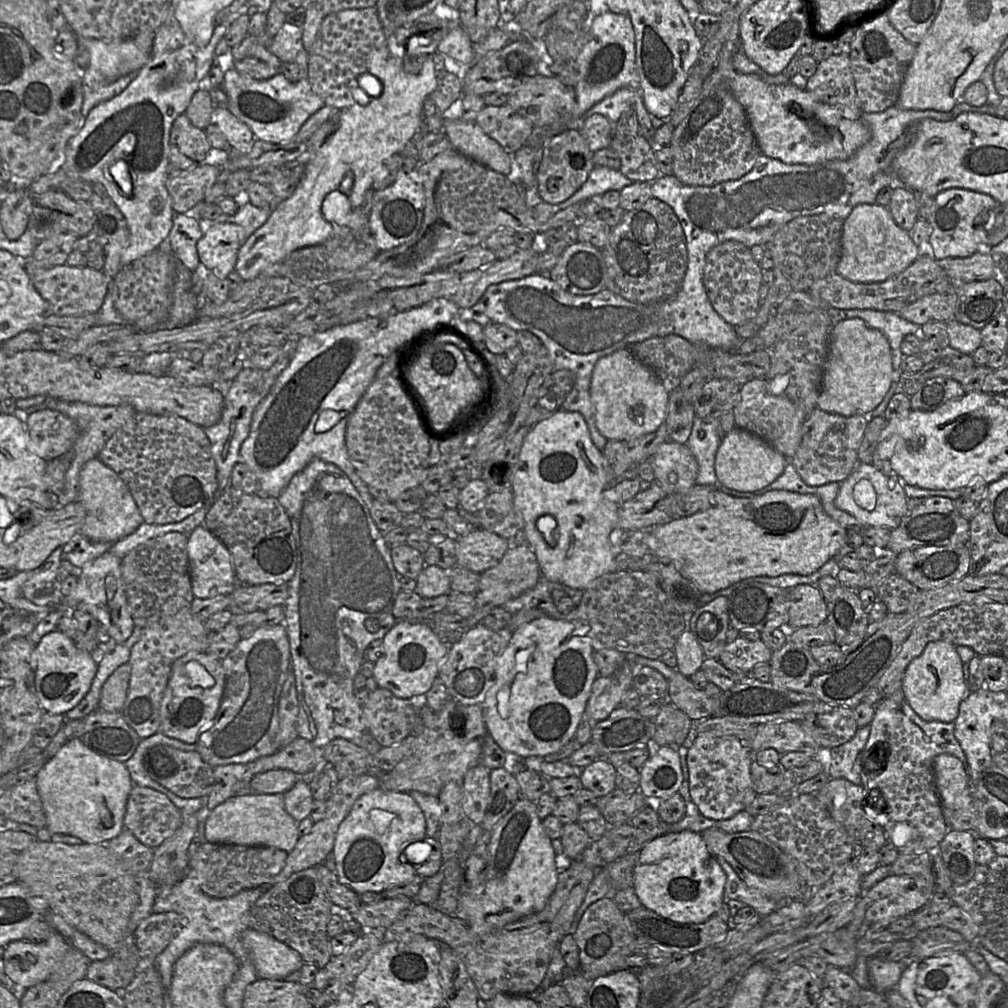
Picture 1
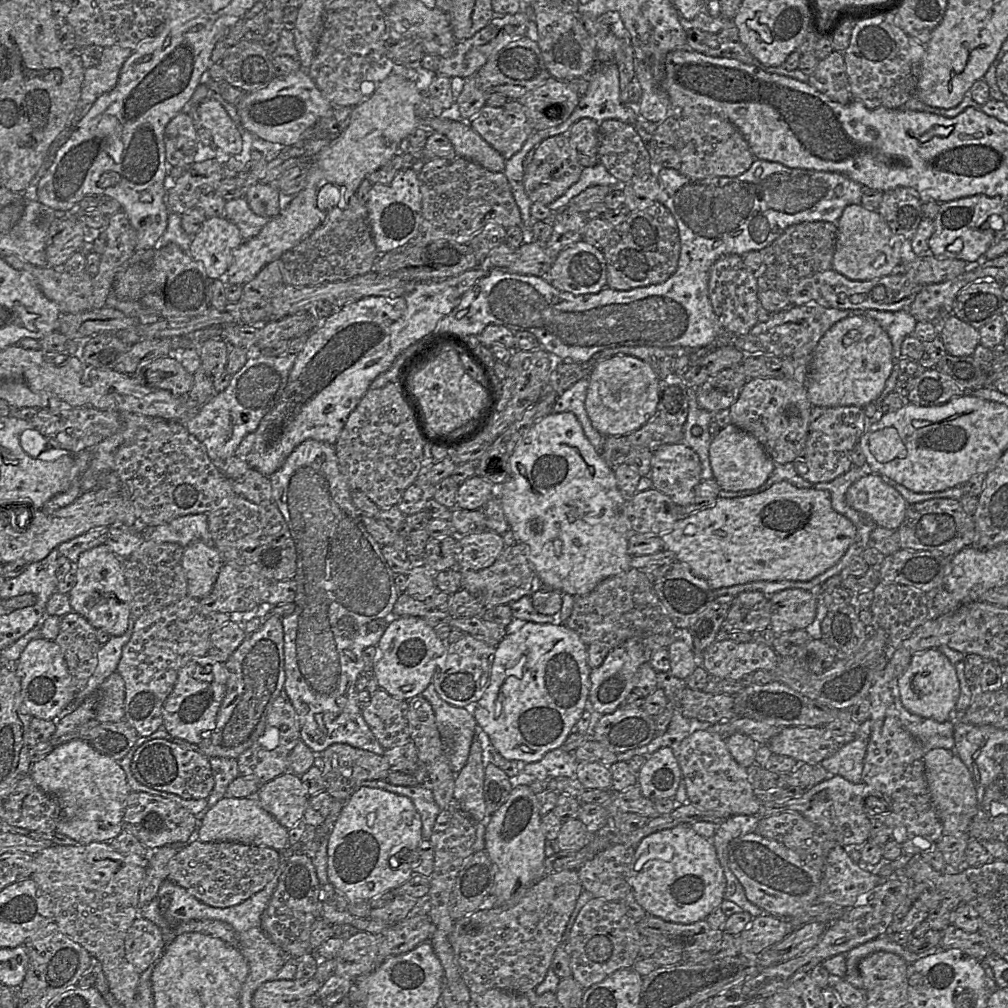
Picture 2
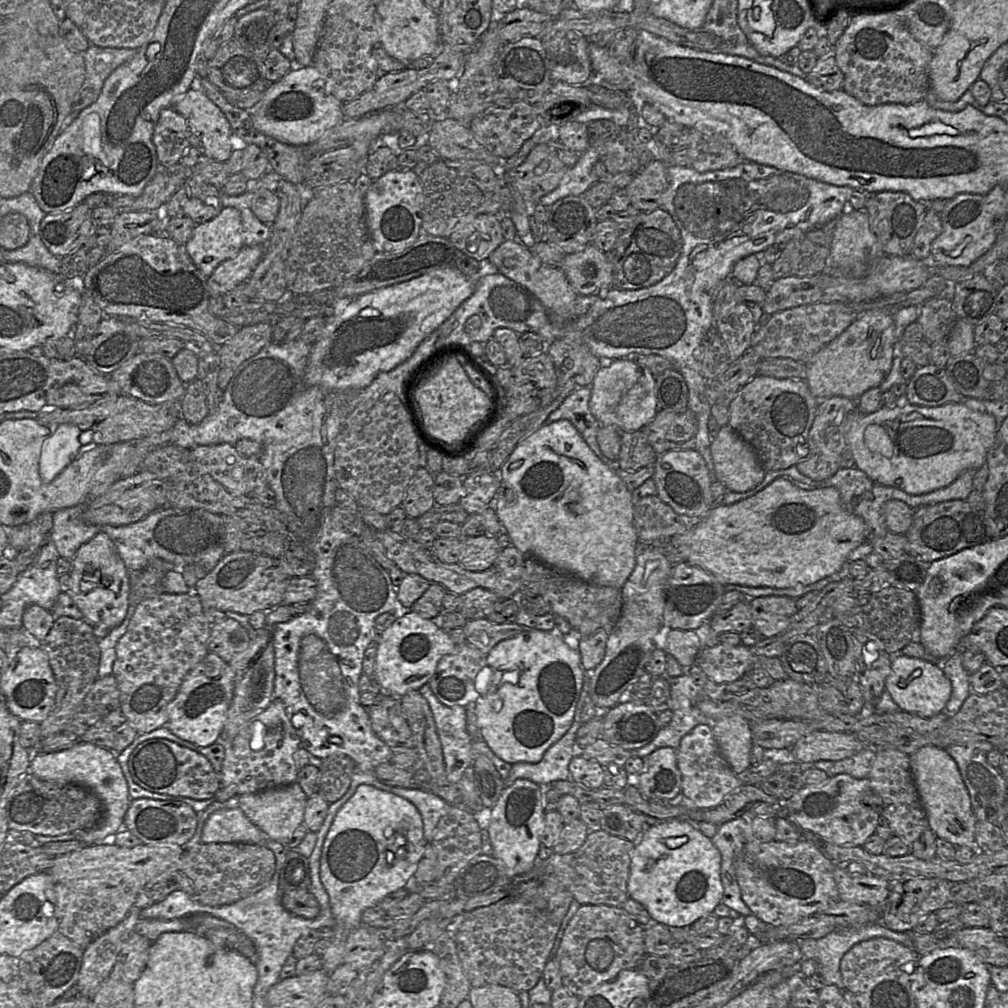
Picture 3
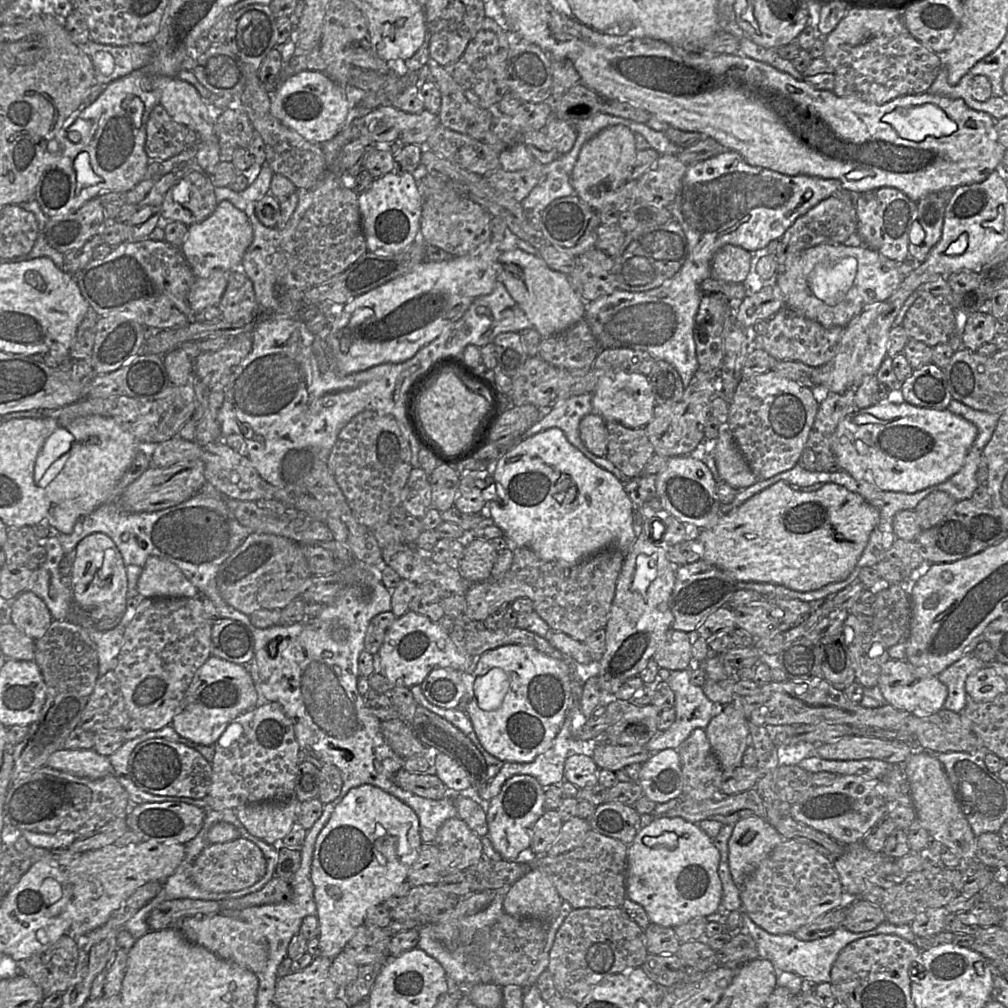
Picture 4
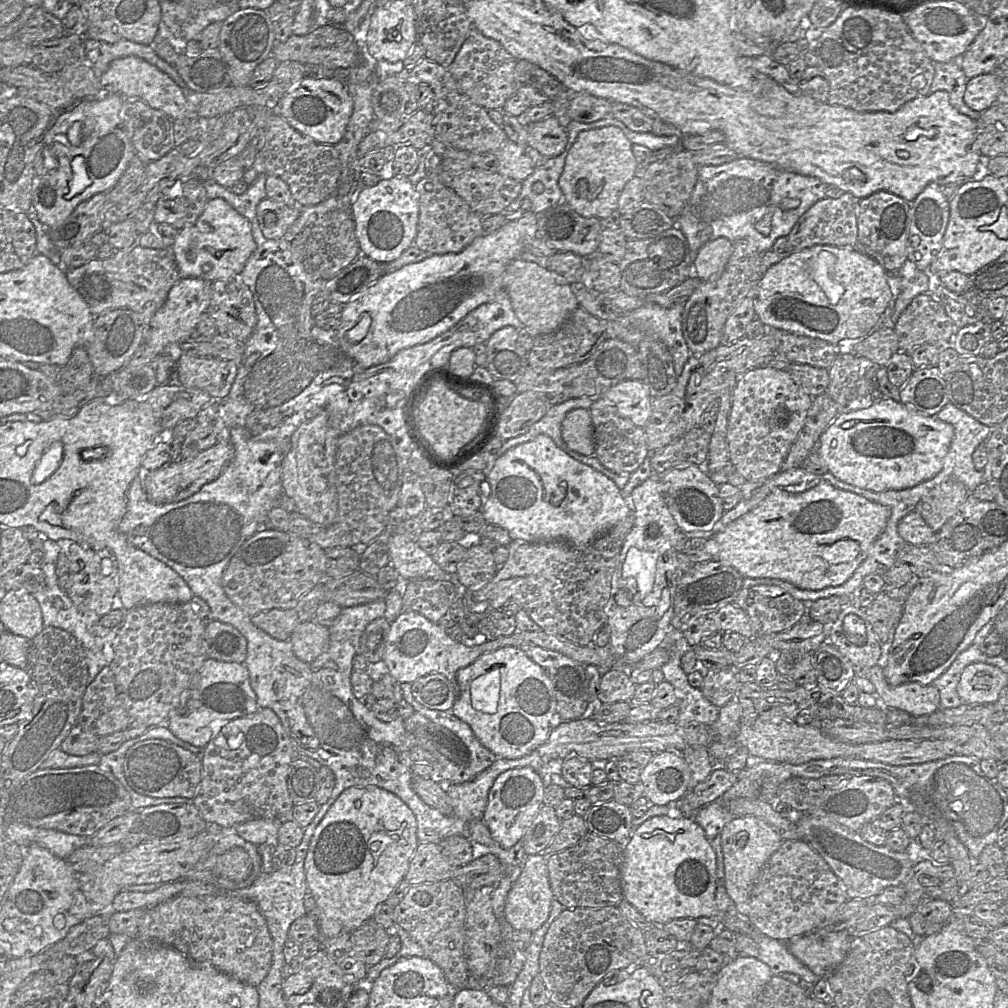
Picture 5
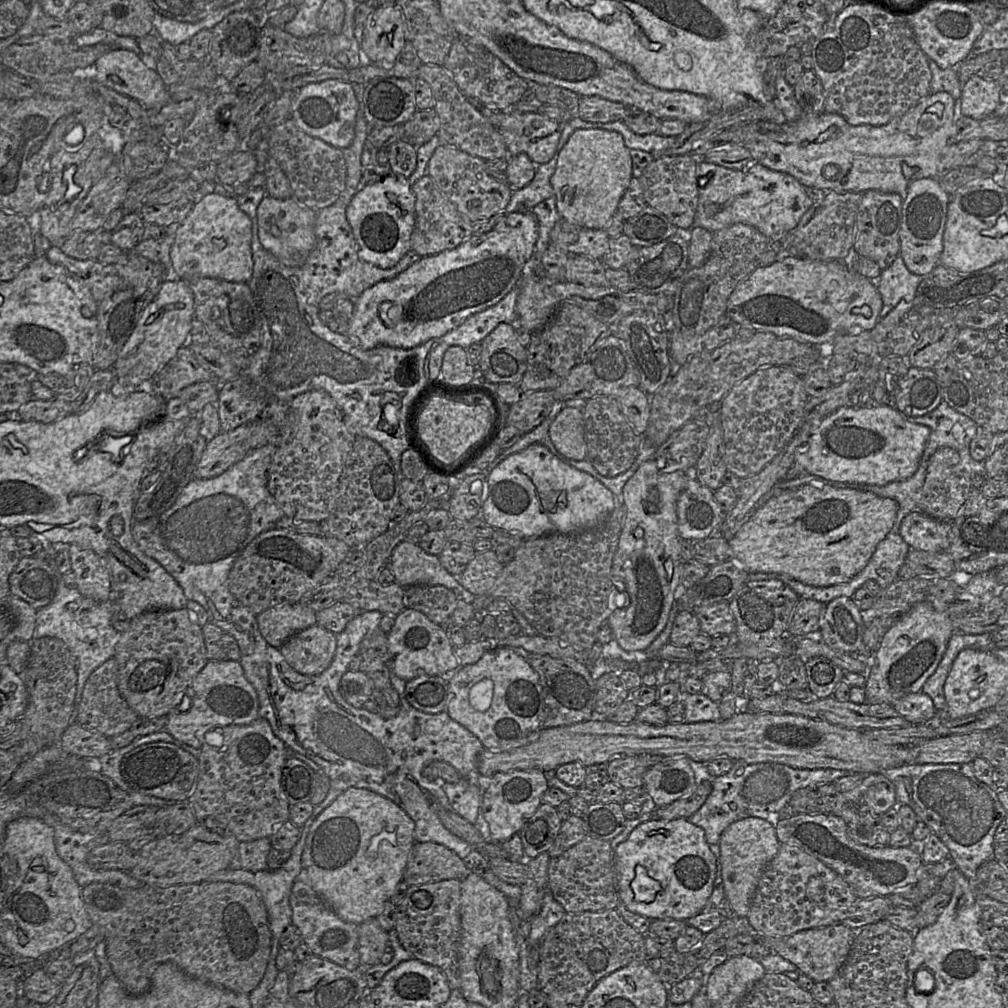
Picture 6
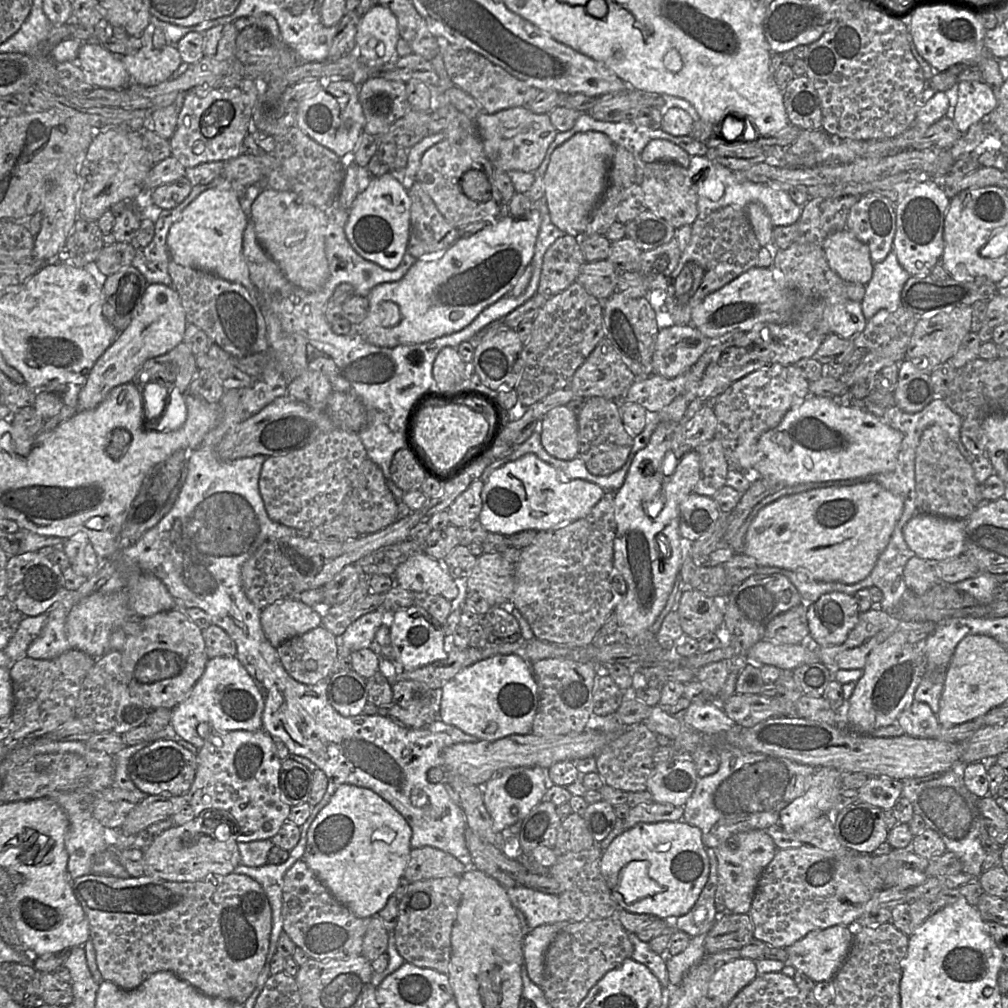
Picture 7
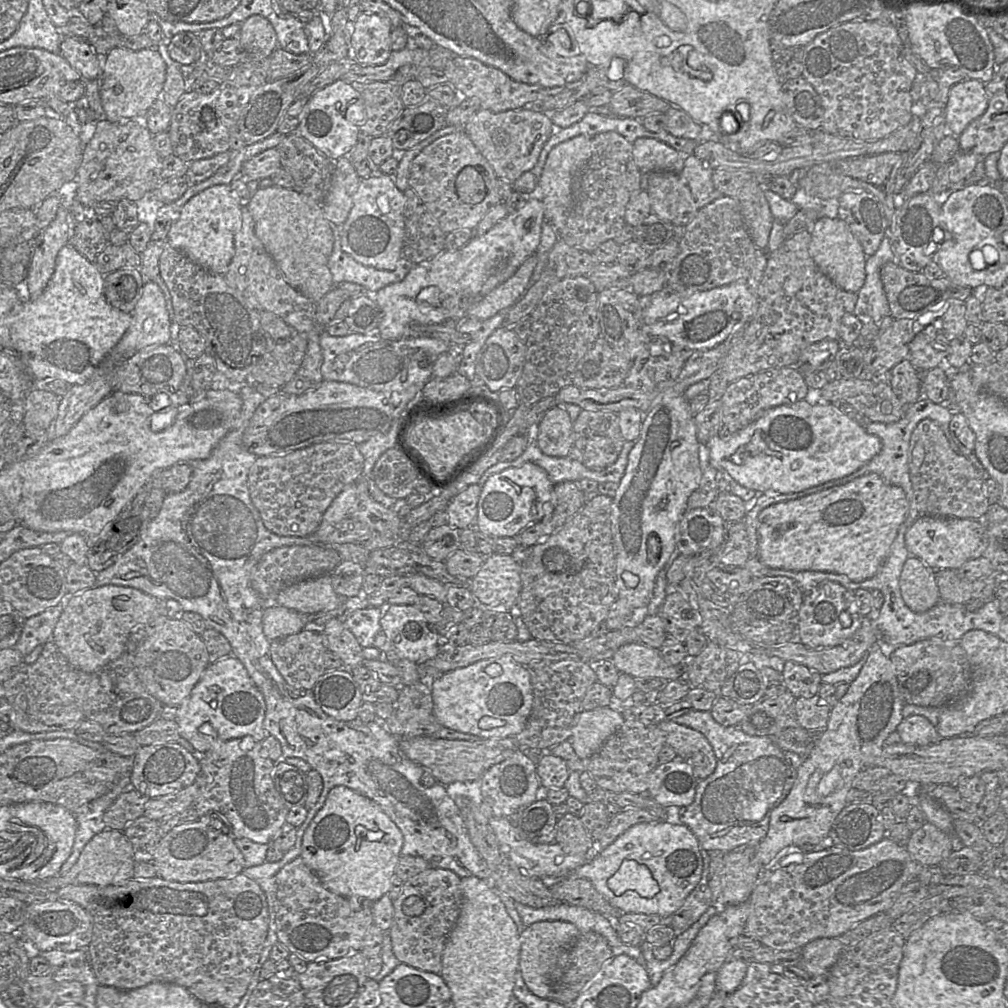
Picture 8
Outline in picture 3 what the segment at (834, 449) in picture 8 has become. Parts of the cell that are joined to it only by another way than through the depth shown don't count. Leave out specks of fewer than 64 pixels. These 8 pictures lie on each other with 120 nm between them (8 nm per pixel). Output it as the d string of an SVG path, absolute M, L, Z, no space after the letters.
M907 403L902 407L882 406L870 414L858 411L854 420L845 425L845 440L855 466L871 480L901 489L908 494L920 495L944 488L964 471L977 471L987 464L987 454L995 444L997 430L994 416L970 409L962 403L947 403L936 407Z

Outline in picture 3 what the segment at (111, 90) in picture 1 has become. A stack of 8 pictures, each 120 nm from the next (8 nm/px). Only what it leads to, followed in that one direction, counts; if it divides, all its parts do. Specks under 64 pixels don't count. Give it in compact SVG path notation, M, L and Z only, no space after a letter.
M90 45L84 52L86 78L84 87L100 93L104 81L122 63L131 59L136 49Z

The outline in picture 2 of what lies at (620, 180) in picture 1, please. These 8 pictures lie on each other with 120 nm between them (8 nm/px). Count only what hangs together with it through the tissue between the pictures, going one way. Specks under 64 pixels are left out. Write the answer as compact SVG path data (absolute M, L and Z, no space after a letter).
M598 162L594 166L584 167L579 180L571 185L563 195L546 206L548 206L552 212L556 212L565 209L564 207L572 198L588 187L600 185L615 186L619 183L622 182L619 182L619 180L612 176L607 169Z

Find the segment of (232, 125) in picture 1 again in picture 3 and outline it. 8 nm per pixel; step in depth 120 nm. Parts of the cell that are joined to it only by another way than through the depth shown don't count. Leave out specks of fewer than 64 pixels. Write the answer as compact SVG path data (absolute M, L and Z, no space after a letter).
M197 85L172 106L187 121L189 129L199 132L202 152L210 160L226 162L235 146L235 135L221 109Z

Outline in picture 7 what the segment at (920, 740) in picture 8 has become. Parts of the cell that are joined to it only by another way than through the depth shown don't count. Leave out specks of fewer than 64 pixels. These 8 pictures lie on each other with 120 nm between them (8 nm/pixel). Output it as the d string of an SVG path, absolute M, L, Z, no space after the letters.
M917 701L900 713L897 722L906 735L915 738L936 738L941 729L938 718L929 705Z

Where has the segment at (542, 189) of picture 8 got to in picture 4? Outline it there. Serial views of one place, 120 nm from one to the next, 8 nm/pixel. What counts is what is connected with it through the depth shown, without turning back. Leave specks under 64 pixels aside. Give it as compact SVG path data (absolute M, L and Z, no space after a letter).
M613 125L601 130L586 141L579 152L570 177L574 194L596 212L613 206L618 191L631 181L636 153L635 134L628 127Z

